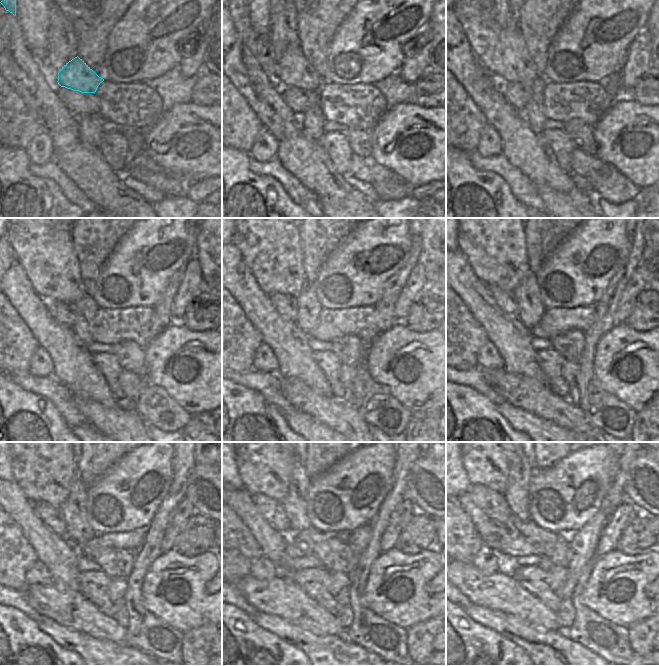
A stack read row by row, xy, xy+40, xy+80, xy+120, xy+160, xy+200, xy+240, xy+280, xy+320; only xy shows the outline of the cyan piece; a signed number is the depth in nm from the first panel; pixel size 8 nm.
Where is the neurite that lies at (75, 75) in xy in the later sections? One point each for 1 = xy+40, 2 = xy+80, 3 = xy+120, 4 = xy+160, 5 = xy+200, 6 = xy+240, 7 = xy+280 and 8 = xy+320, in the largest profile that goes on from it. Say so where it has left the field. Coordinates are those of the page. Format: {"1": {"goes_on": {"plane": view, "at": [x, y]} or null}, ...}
{"1": {"goes_on": {"plane": "xy+40", "at": [293, 69]}}, "2": {"goes_on": {"plane": "xy+80", "at": [504, 54]}}, "3": {"goes_on": {"plane": "xy+120", "at": [46, 253]}}, "4": {"goes_on": {"plane": "xy+160", "at": [268, 238]}}, "5": {"goes_on": {"plane": "xy+200", "at": [492, 238]}}, "6": {"goes_on": {"plane": "xy+240", "at": [43, 464]}}, "7": {"goes_on": {"plane": "xy+280", "at": [265, 462]}}, "8": {"goes_on": {"plane": "xy+320", "at": [484, 462]}}}

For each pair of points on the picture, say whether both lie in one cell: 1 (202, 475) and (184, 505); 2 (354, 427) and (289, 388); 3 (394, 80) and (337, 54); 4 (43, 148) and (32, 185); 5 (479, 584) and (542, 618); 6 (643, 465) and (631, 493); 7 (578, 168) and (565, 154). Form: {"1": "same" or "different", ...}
{"1": "different", "2": "same", "3": "different", "4": "different", "5": "same", "6": "same", "7": "different"}

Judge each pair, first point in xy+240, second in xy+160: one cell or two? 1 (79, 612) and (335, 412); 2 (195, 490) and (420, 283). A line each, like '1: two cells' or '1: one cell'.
1: one cell
2: two cells

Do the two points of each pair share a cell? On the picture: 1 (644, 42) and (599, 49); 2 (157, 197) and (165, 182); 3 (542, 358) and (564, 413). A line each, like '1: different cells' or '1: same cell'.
1: different cells
2: different cells
3: different cells

